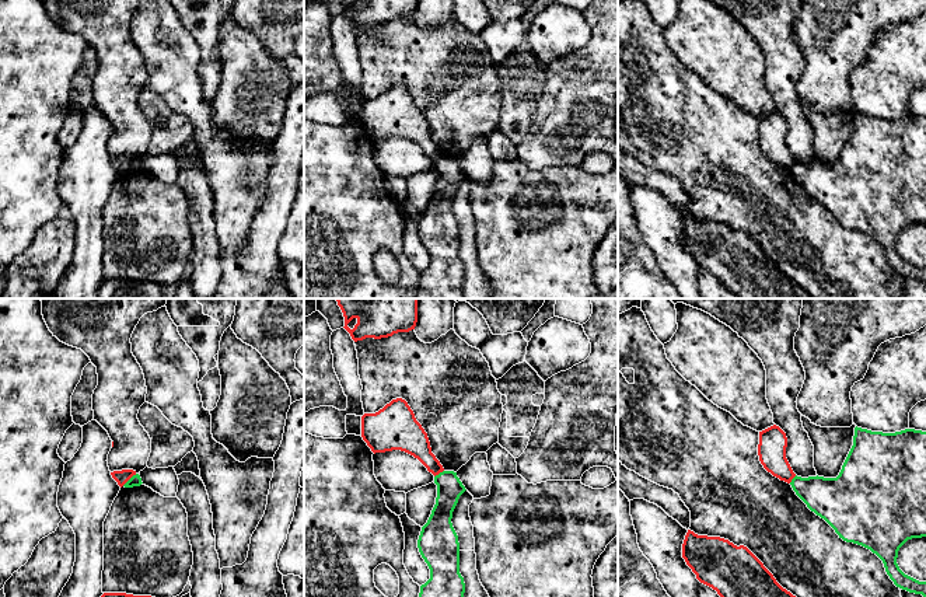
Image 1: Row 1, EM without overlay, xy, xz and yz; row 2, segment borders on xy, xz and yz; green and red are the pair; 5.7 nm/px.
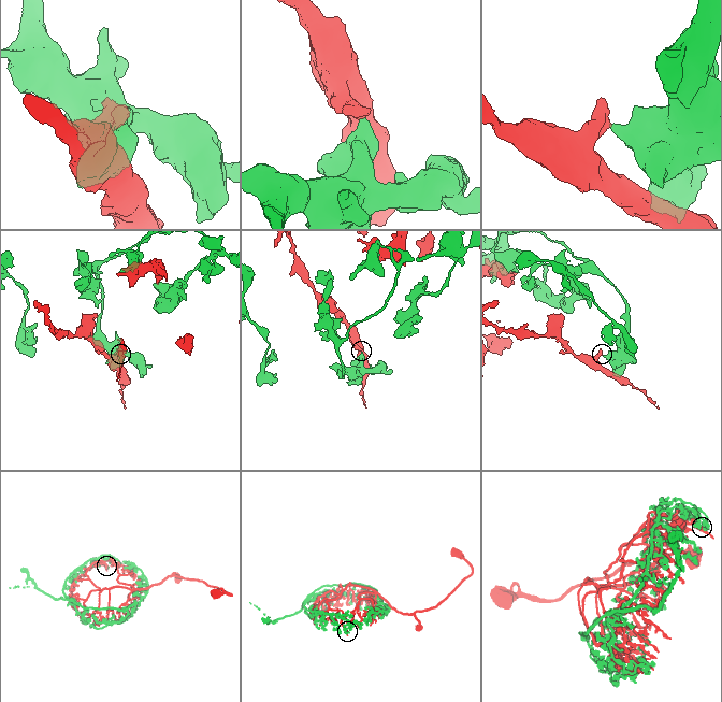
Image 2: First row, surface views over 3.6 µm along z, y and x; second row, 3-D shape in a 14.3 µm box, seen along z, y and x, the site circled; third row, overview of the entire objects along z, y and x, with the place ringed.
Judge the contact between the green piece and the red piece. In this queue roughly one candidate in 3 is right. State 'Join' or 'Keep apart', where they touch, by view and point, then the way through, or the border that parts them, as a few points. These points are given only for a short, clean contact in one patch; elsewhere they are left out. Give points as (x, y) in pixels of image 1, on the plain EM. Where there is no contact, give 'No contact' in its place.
Keep apart. Touches green at xy (130, 164)

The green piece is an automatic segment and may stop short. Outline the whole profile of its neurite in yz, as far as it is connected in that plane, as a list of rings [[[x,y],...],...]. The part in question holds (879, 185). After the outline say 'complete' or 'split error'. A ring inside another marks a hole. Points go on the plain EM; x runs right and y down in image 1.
[[[856,112],[853,132],[836,164],[796,161],[790,171],[839,224],[876,240],[897,273],[926,283],[926,268],[905,261],[897,249],[898,237],[908,226],[926,223],[926,118],[883,119]]]; complete

